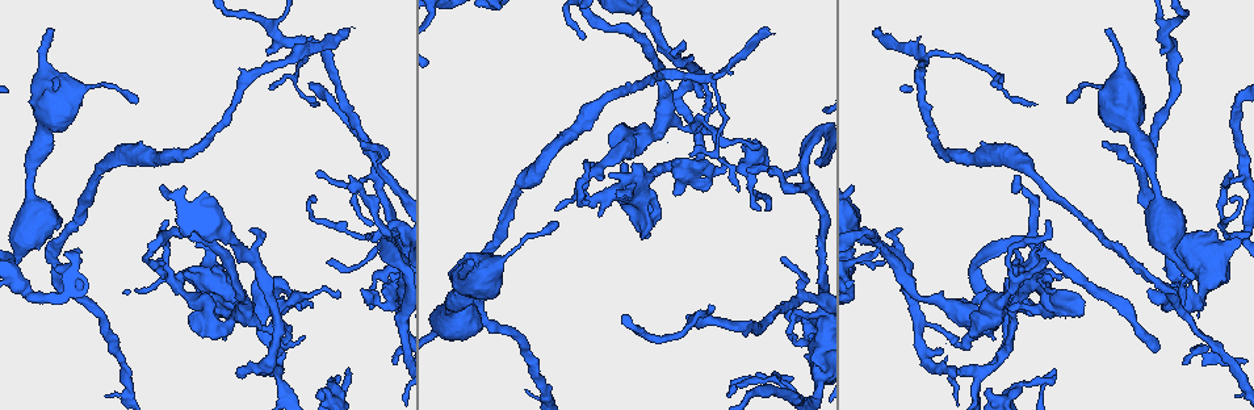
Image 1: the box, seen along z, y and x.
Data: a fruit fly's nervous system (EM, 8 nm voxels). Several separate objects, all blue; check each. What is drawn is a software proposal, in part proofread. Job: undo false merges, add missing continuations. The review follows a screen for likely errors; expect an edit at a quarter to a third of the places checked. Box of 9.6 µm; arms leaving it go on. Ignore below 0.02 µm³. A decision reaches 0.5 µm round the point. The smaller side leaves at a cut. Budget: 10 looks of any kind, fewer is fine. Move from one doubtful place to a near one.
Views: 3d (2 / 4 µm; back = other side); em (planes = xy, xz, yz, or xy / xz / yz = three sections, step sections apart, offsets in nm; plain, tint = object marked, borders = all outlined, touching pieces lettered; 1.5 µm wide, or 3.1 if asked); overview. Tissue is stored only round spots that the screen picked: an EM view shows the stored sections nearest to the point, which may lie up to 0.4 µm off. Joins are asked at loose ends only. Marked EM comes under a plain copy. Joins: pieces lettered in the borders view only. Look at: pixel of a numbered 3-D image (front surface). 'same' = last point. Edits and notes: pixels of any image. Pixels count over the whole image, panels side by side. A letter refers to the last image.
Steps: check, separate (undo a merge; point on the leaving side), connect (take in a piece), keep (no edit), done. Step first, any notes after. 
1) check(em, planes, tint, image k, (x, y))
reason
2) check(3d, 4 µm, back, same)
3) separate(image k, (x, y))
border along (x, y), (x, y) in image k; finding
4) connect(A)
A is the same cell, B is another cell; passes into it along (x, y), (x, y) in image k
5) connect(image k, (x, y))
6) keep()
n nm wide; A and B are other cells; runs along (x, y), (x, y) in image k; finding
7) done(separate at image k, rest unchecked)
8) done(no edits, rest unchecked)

check(3d, 2 µm, image 1, (348, 29))
thin end

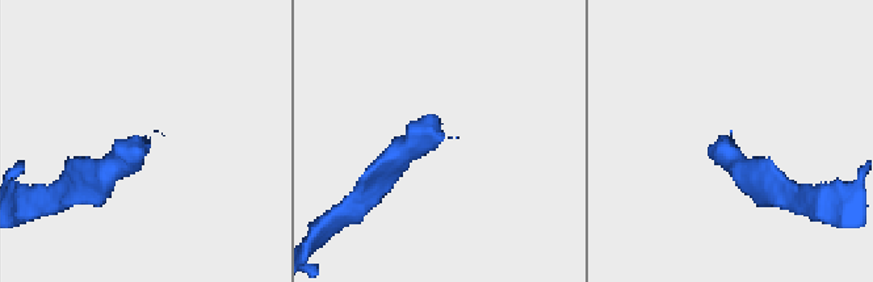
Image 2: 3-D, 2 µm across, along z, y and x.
check(em, planes, borders, image 2, (730, 137))
shape alone is not enough

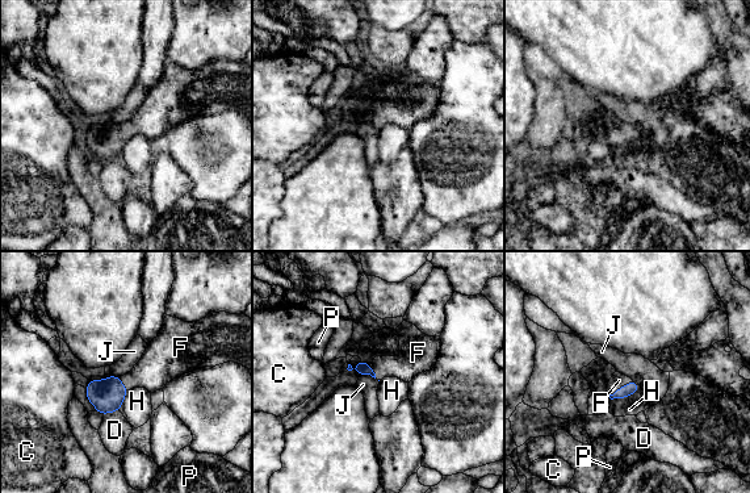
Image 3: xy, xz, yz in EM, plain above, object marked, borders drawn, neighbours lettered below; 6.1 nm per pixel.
connect(F)
F is the same cell, C, D, H, J and P are other cells; passes into it along (631, 388), (620, 388), (619, 380) in image 3; the neuron continues

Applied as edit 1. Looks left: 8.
check(overview)
see it whole again

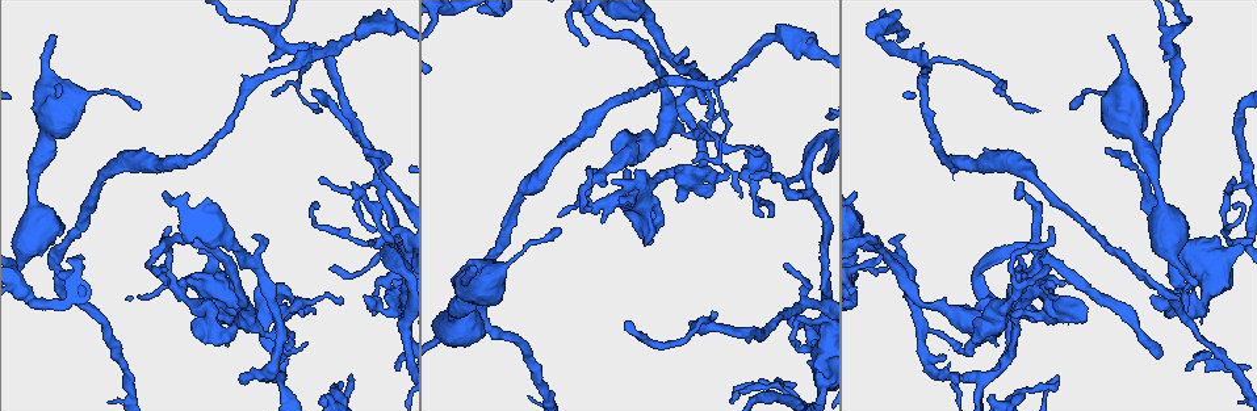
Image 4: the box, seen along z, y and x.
check(em, planes, borders, image 4, (761, 152))
an open end

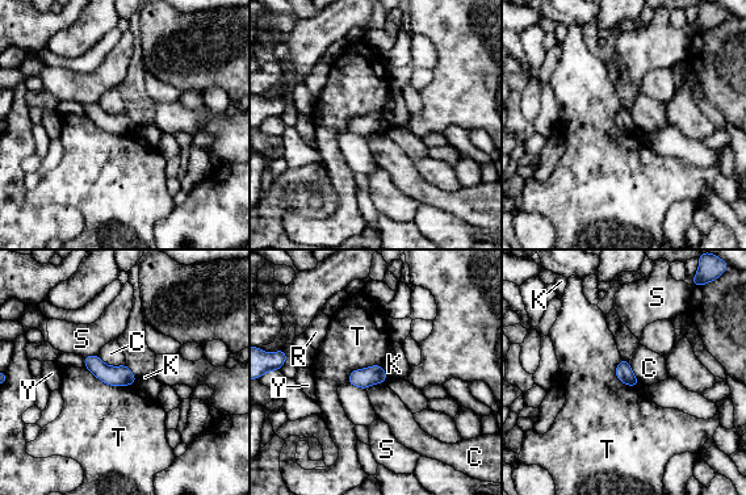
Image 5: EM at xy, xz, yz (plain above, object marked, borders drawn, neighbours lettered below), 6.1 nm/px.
keep()
C, K, R, S, T and Y are other cells; border along (97, 355), (109, 365), (125, 365) in image 5; none of them fits

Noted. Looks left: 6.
check(em, planes, borders, image 4, (49, 36))
thin end

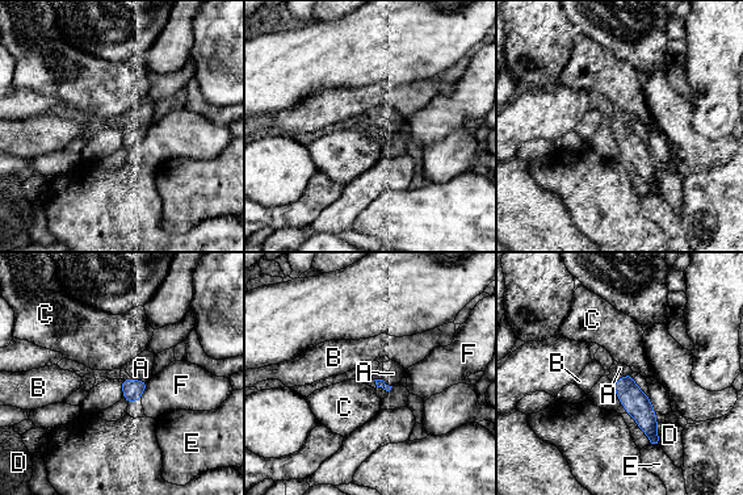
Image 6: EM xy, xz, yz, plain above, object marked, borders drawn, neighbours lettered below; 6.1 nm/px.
connect(A)
A is the same cell, B, C, D, E and F are other cells; it goes on there

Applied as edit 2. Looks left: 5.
check(em, planes, tint, image 4, (264, 305))
closes a loop

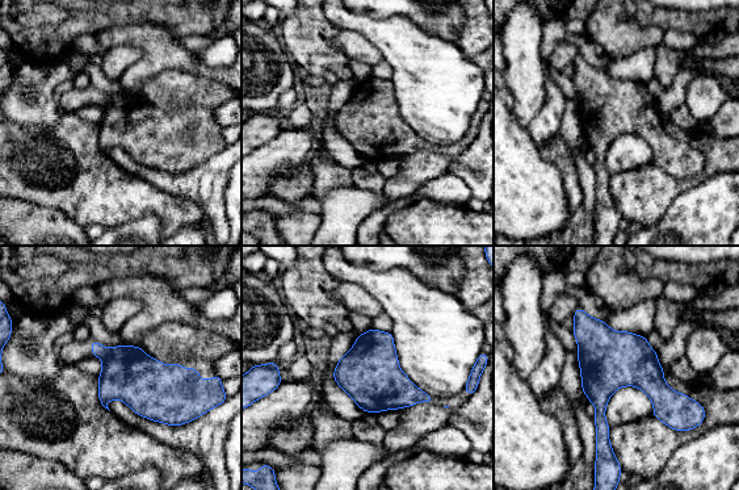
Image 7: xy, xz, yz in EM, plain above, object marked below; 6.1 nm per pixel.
check(em, planes, borders, same)
what lies round it

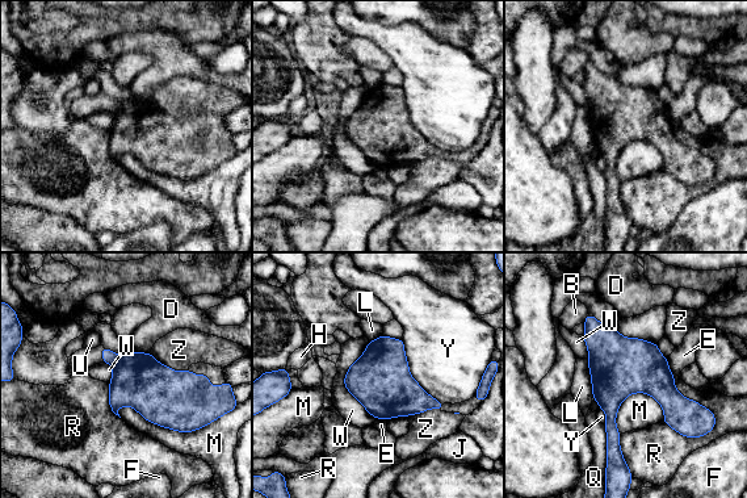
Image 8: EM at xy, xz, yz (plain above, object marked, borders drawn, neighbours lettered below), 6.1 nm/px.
keep()
W touches over 480 nm; B, D, E, F, H, J, L, M, Q, R, U, W, Y and Z are other cells; border along (661, 404), (630, 393), (620, 434) in image 8; continuous, no second neuron

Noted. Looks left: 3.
done(connect at image 3, connect at image 6, rest unchecked)

